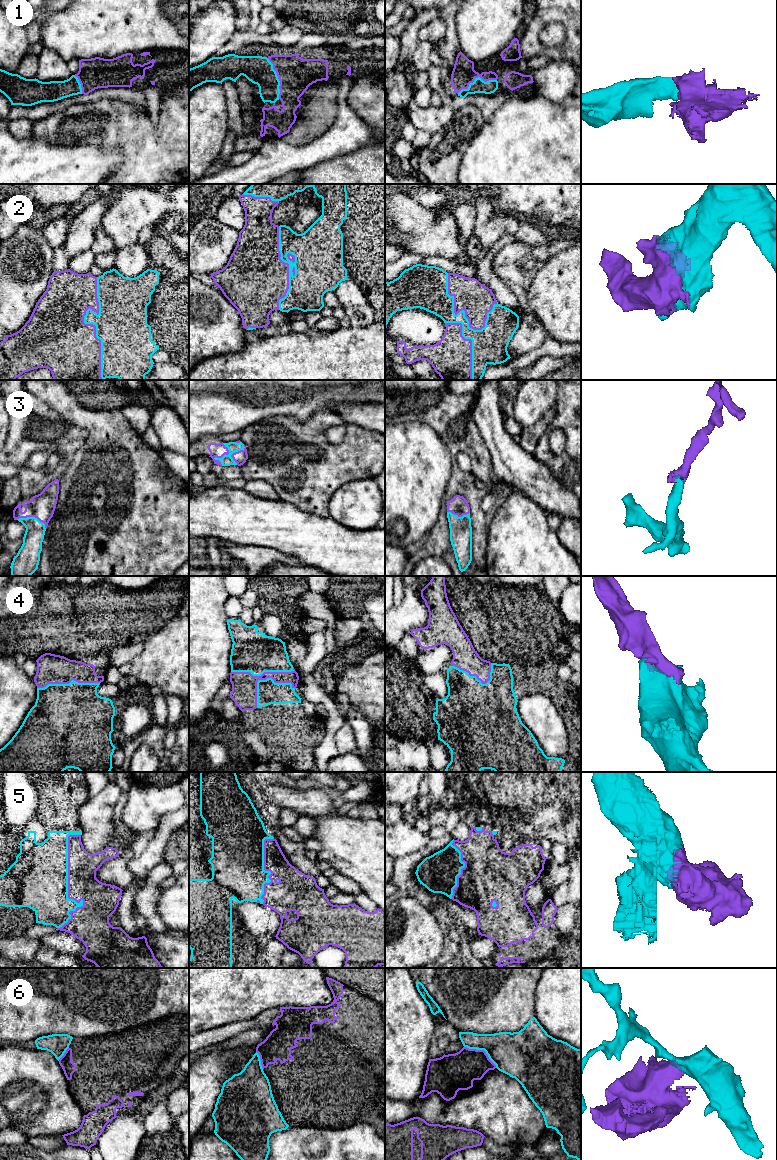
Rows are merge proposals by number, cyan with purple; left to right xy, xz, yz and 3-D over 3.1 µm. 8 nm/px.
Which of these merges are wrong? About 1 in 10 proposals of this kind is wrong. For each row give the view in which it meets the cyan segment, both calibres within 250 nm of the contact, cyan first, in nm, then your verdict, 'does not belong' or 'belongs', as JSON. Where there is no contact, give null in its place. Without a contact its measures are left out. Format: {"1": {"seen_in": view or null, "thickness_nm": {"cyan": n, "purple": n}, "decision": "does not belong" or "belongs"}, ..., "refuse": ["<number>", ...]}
{"1": {"seen_in": "yz", "thickness_nm": {"cyan": 110, "purple": 180}, "decision": "belongs"}, "2": {"seen_in": "xy", "thickness_nm": {"cyan": 360, "purple": 480}, "decision": "belongs"}, "3": {"seen_in": "xz", "thickness_nm": {"cyan": 90, "purple": 110}, "decision": "belongs"}, "4": {"seen_in": "xz", "thickness_nm": {"cyan": 190, "purple": 200}, "decision": "belongs"}, "5": {"seen_in": "xy", "thickness_nm": {"cyan": 480, "purple": 240}, "decision": "belongs"}, "6": {"seen_in": "yz", "thickness_nm": {"cyan": 340, "purple": 280}, "decision": "does not belong"}, "refuse": ["6"]}

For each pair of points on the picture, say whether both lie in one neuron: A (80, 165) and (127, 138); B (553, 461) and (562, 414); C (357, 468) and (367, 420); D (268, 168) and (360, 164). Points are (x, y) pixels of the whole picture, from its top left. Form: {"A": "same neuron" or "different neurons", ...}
{"A": "different neurons", "B": "same neuron", "C": "different neurons", "D": "different neurons"}

